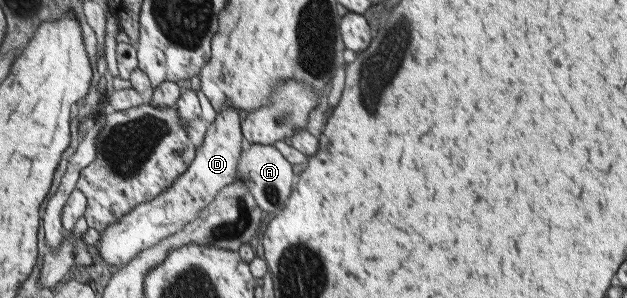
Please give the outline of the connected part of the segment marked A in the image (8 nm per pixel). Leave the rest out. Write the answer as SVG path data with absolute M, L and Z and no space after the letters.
M245 143L243 156L240 158L238 178L252 190L257 205L269 211L279 213L286 208L292 187L297 179L293 173L293 164L274 146Z

